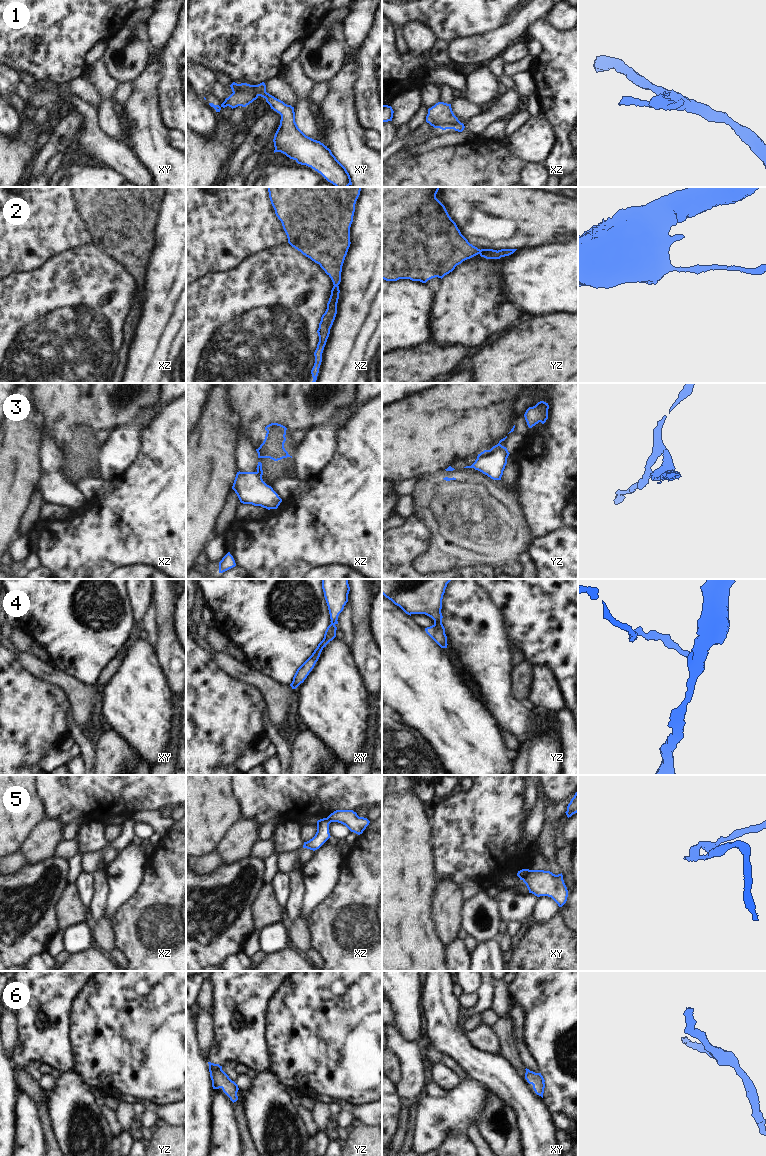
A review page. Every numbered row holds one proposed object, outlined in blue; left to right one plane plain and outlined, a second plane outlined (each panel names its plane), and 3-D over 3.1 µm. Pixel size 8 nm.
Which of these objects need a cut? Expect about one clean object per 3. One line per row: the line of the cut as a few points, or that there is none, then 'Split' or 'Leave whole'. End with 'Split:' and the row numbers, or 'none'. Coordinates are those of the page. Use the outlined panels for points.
1: Split along xz (460, 122), (457, 122), (451, 128). Split
2: No split. Leave whole
3: Split along xz (256, 472), (261, 478). Split
4: No split. Leave whole
5: Split along xy (529, 870), (521, 879). Split
6: No split. Leave whole
Split: 1, 3, 5

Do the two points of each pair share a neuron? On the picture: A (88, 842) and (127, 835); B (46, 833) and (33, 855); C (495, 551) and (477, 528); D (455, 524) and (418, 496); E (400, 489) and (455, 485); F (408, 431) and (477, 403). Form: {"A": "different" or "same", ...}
{"A": "same", "B": "same", "C": "same", "D": "same", "E": "different", "F": "same"}

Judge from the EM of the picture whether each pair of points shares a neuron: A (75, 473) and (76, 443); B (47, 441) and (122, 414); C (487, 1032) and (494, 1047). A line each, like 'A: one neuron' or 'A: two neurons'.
A: one neuron
B: two neurons
C: one neuron

